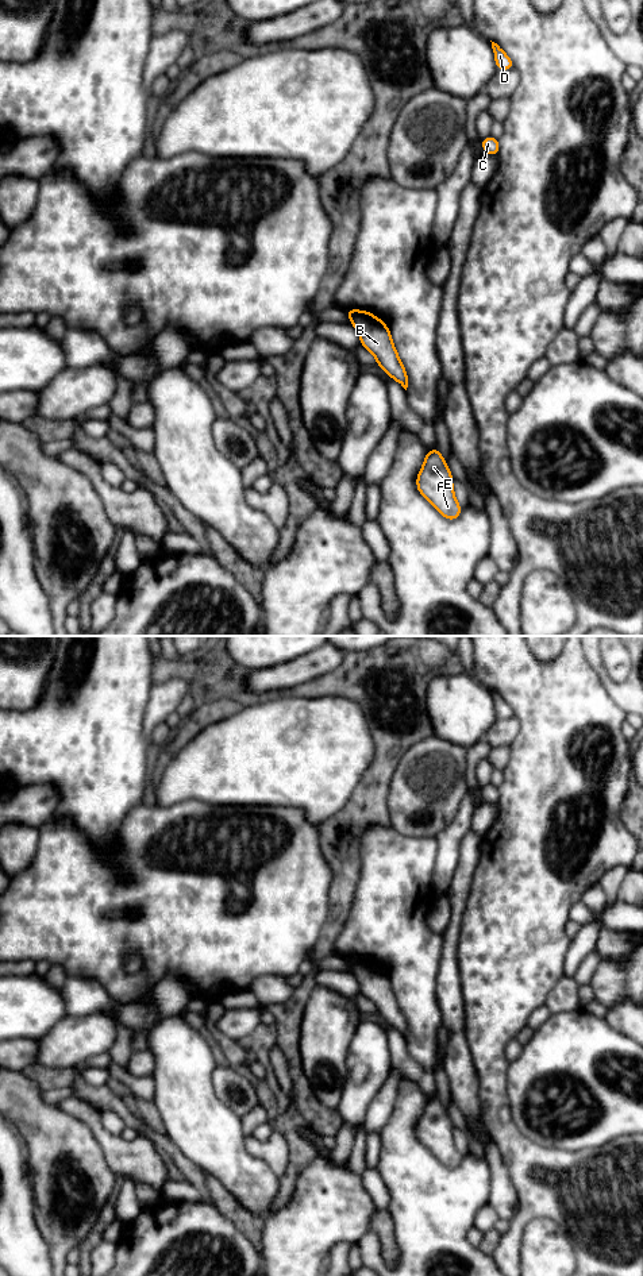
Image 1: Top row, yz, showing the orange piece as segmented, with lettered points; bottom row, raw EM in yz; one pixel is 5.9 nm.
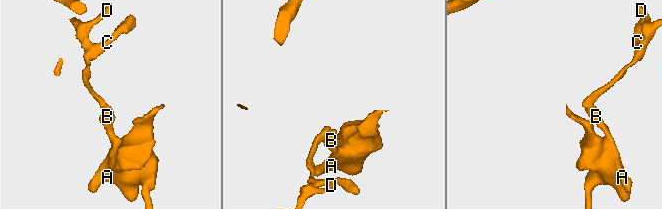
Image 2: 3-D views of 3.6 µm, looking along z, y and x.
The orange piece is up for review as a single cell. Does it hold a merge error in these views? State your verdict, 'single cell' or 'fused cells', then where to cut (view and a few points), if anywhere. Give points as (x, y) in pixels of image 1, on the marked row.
fused cells; cut yz (359, 311), (350, 319)

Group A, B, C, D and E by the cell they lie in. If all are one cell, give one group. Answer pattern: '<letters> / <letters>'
A B E / C D

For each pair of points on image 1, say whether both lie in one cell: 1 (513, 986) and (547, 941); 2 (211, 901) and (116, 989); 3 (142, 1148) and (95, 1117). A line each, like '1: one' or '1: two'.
1: one
2: one
3: one

